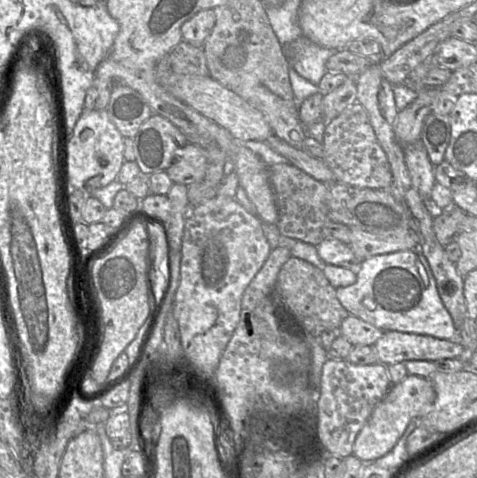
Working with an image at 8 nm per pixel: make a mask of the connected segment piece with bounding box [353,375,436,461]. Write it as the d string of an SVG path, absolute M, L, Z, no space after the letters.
M407 375L400 383L392 385L358 433L353 445L353 455L361 461L377 460L385 456L401 438L409 422L413 418L420 418L432 407L435 397L435 390L429 378Z

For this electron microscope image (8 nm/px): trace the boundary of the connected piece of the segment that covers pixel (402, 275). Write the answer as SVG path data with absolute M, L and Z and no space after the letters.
M420 248L375 255L364 260L356 269L356 274L357 280L354 284L336 288L337 299L350 315L382 331L429 335L461 344L459 330L454 327L452 318L440 299L435 278Z

